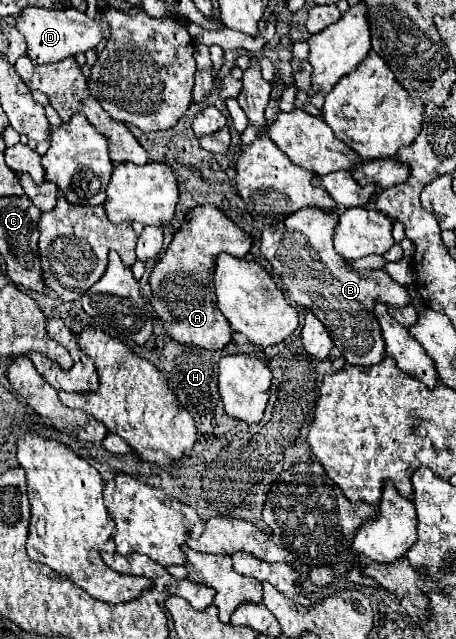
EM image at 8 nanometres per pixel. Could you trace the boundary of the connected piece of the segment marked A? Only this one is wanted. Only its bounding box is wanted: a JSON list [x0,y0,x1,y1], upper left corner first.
[149,204,251,350]

